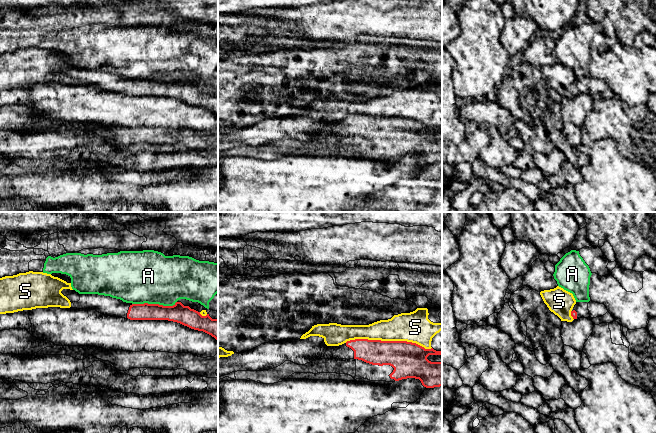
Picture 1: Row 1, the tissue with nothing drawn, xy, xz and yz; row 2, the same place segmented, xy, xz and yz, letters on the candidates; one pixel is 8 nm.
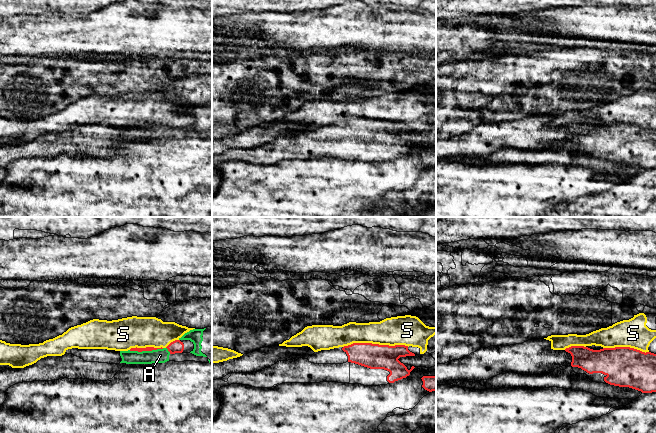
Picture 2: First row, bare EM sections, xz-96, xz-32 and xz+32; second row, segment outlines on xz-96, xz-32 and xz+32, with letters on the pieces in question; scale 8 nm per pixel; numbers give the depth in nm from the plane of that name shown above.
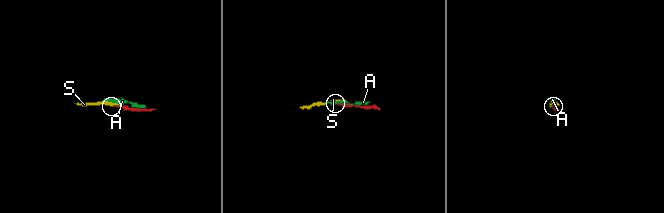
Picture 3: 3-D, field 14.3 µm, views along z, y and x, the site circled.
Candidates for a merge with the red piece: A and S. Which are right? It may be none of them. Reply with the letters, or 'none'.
none

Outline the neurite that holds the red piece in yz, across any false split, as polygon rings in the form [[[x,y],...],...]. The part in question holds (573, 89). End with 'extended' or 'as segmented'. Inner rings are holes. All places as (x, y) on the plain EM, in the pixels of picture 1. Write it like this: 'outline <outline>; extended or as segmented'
outline [[[576,78],[571,87],[573,95],[590,93],[588,79],[589,78]]]; extended

